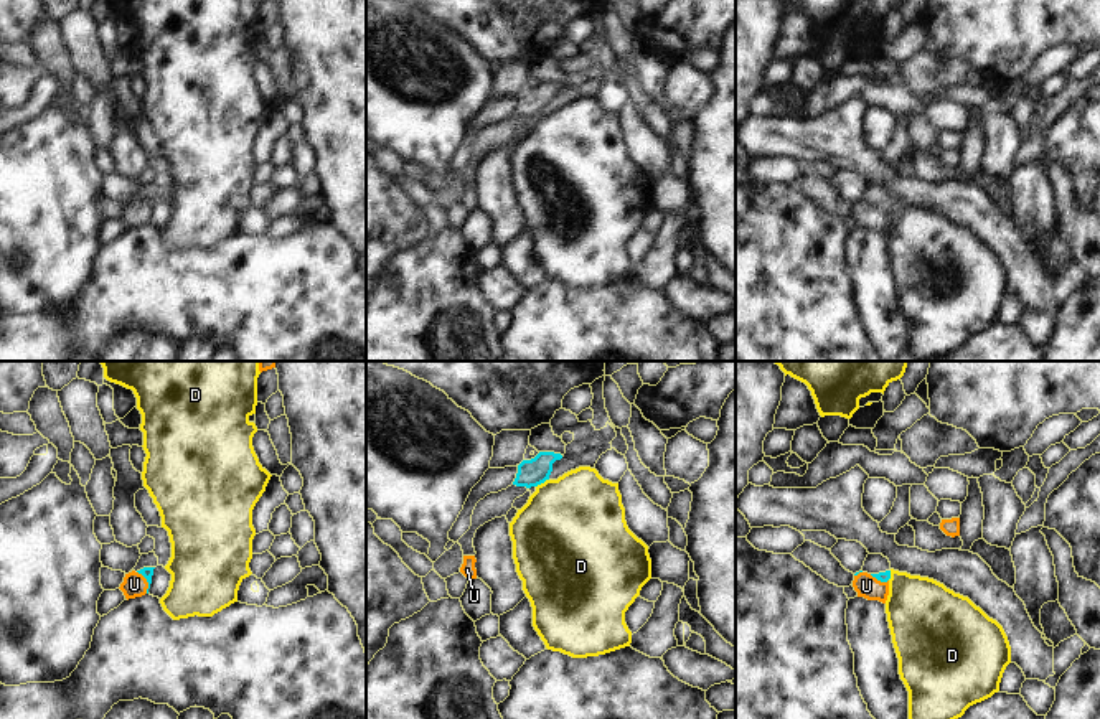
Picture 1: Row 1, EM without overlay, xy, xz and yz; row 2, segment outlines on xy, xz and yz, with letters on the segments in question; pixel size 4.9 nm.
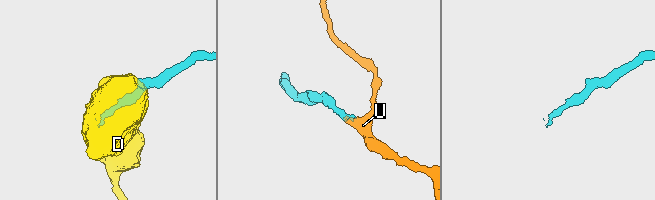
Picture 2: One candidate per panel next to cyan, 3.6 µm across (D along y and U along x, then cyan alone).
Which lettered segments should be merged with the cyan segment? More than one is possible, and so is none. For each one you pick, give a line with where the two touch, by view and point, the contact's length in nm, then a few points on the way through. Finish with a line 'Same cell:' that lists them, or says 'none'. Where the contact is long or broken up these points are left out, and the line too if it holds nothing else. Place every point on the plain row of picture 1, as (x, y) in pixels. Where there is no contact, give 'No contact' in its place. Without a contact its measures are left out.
U: Touches cyan at xy (147, 211). Shared border 120 nm. Path across: xy (147, 203), (147, 211), (134, 215)
Same cell: U.

